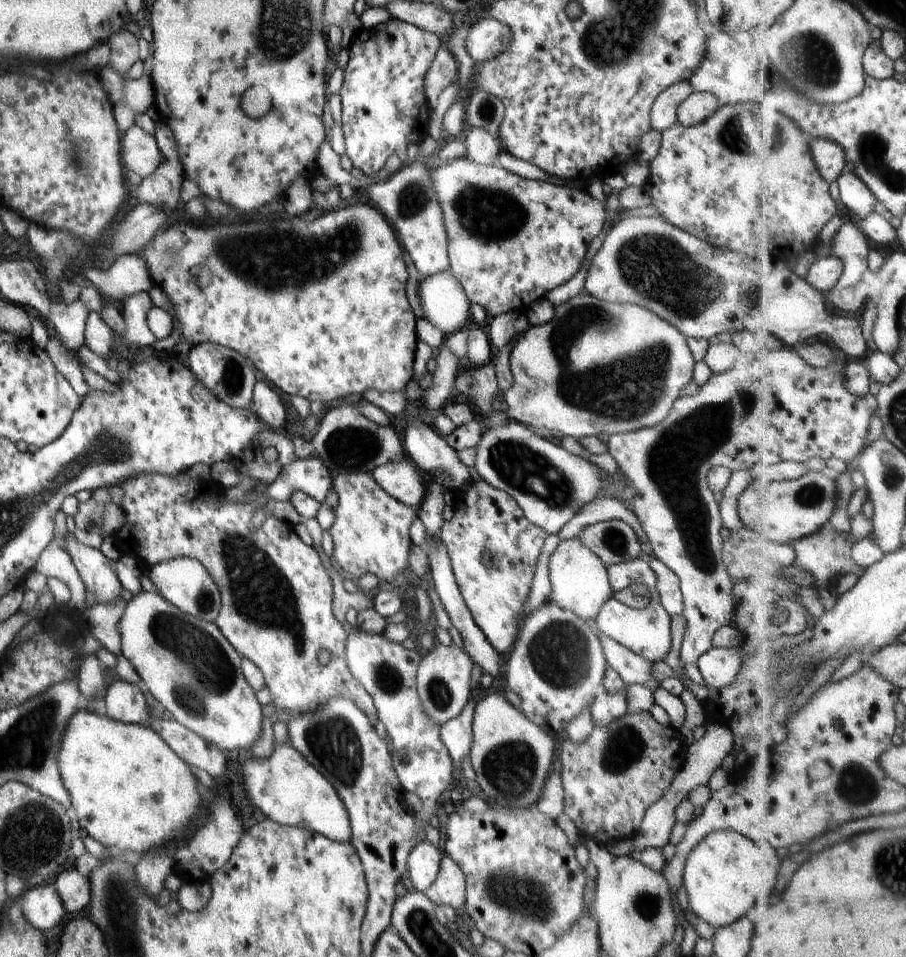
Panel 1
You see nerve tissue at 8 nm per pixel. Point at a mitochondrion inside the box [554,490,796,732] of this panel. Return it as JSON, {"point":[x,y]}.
{"point":[615,540]}

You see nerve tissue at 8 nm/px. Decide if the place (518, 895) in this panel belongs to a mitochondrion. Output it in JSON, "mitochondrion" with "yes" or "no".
{"mitochondrion":"yes"}

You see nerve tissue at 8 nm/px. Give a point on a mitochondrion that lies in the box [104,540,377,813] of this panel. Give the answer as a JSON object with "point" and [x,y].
{"point":[208,672]}

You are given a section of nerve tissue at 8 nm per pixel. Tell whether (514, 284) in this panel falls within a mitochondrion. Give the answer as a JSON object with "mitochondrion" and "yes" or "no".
{"mitochondrion":"no"}

